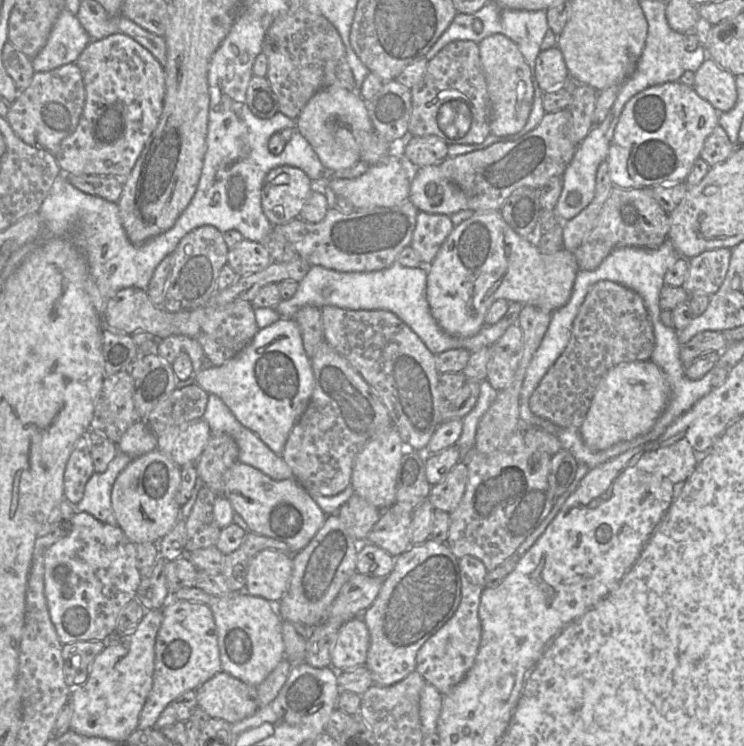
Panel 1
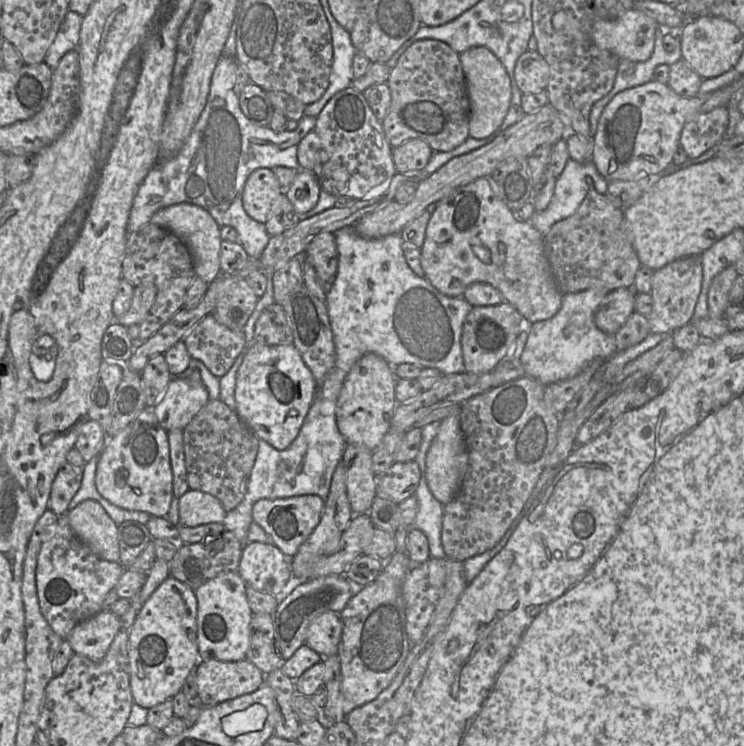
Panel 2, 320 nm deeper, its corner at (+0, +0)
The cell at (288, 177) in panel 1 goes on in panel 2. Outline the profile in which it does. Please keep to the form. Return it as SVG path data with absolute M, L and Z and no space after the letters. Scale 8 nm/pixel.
M258 168L248 177L242 203L246 213L254 220L265 223L275 201L284 193L272 169Z

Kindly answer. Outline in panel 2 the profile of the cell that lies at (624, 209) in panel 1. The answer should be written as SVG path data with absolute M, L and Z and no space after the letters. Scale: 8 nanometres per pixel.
M590 188L573 215L552 225L544 236L544 246L556 285L562 294L588 289L608 294L618 288L633 288L636 273L642 266L627 234L624 209L616 207L606 194L599 194L594 188Z

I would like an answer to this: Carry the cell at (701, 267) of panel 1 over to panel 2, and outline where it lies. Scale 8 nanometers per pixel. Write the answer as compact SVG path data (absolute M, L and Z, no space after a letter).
M701 255L675 260L654 271L651 296L653 307L647 316L652 333L667 335L690 323L701 292L703 264Z

